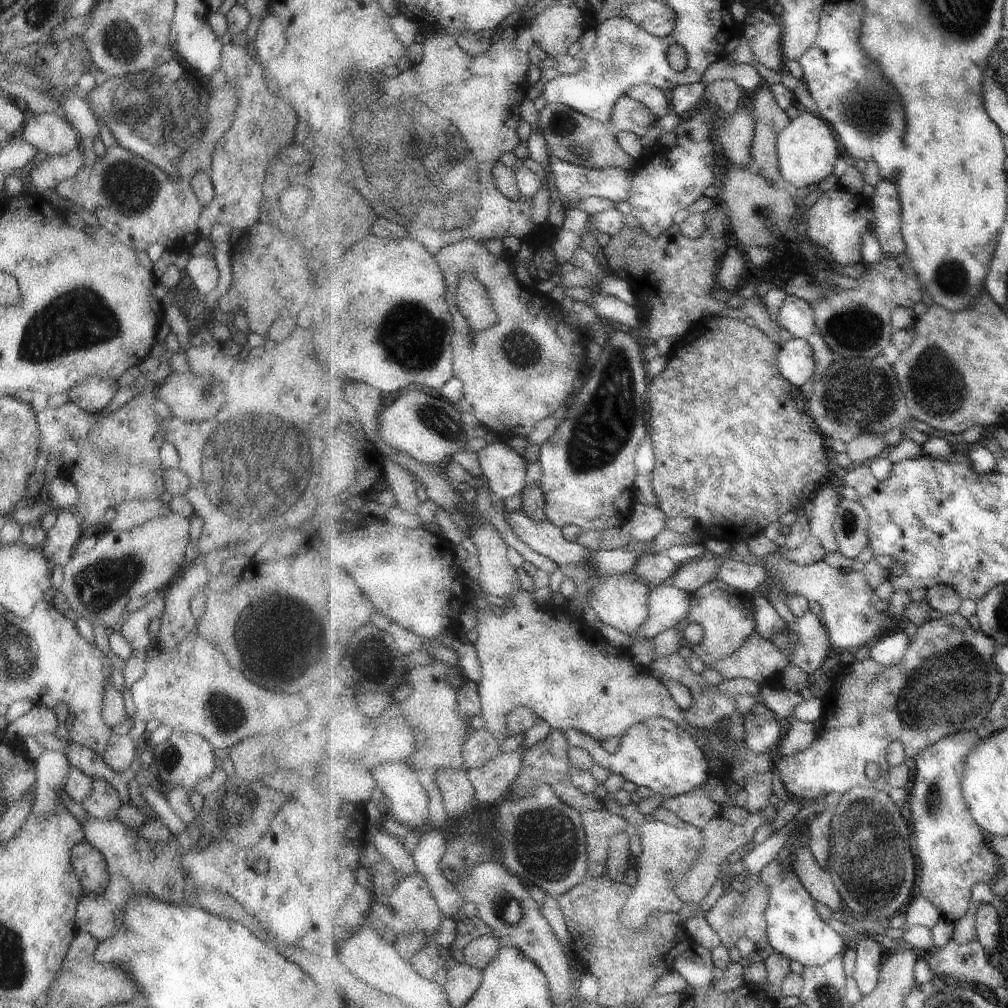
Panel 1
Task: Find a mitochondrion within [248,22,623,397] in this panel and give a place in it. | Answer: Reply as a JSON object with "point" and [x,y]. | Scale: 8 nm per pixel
{"point":[414,338]}

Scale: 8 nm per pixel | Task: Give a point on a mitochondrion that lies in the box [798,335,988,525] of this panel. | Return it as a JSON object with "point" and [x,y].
{"point":[937,386]}

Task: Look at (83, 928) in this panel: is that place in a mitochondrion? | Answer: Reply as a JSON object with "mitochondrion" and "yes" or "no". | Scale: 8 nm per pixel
{"mitochondrion":"no"}

